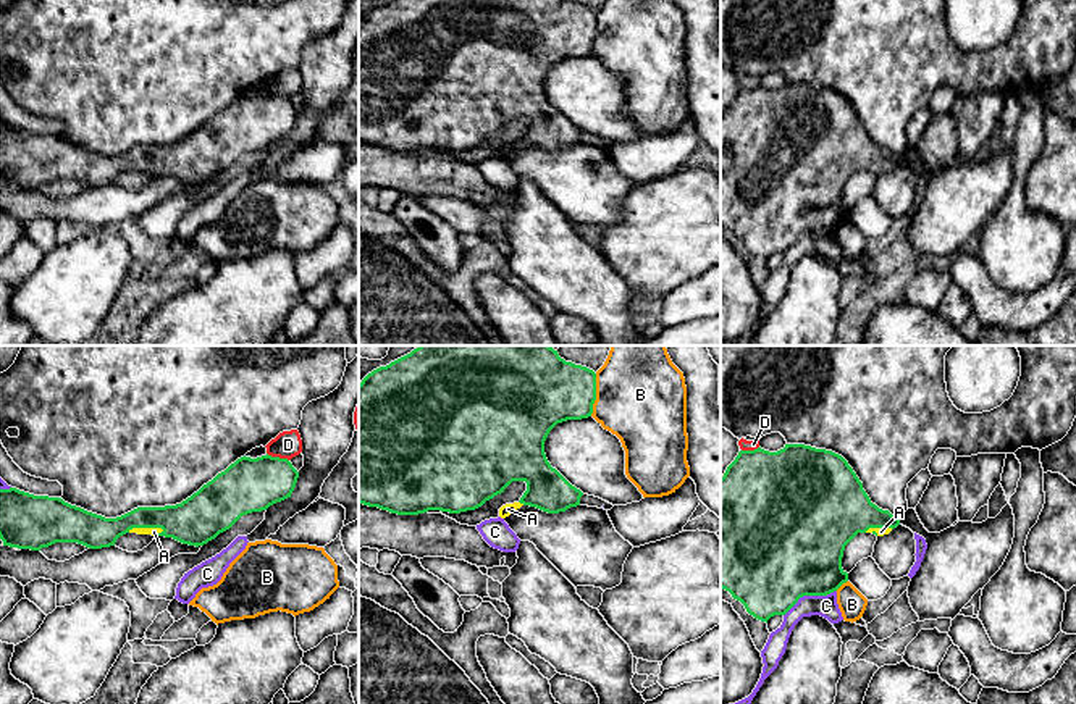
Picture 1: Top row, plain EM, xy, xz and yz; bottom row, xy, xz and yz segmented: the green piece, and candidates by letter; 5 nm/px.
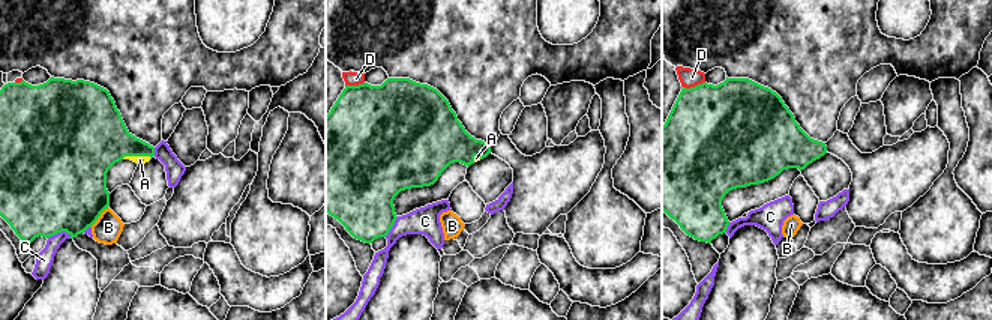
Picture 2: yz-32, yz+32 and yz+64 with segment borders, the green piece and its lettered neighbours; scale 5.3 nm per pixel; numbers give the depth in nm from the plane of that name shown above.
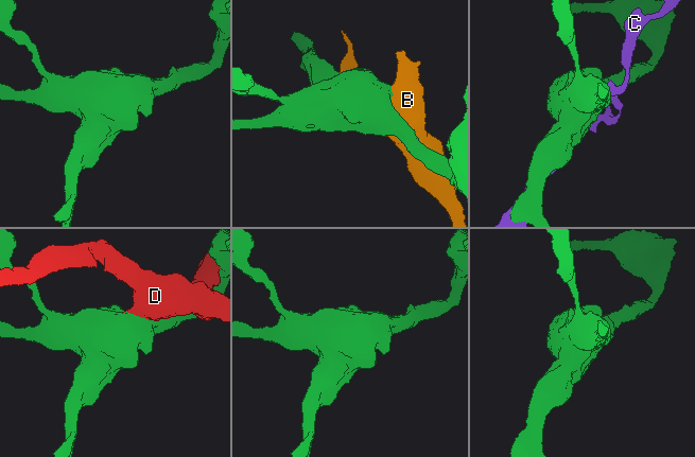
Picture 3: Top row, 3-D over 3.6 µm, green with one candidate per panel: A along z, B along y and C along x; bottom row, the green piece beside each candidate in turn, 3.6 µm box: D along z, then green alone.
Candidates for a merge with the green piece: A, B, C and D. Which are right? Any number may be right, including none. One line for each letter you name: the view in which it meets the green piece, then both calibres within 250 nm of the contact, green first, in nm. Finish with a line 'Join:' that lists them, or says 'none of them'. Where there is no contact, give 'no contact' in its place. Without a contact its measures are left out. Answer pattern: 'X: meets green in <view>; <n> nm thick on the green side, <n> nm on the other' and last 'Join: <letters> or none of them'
A: meets green in xy; 240 nm thick on the green side, 50 nm on the other
Join: A

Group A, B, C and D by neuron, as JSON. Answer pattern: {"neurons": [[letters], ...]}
{"neurons": [["A"], ["B"], ["C"], ["D"]]}

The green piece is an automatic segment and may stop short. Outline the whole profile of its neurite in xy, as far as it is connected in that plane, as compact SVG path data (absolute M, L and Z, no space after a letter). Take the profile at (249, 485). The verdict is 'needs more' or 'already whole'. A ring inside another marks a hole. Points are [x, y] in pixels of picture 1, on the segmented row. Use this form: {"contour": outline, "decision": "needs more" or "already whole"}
{"contour": "M244 455L181 504L137 507L116 518L87 512L60 497L0 489L0 539L3 546L31 551L55 543L102 549L115 546L126 533L137 533L199 547L242 515L291 497L297 478L299 471L288 459Z", "decision": "needs more"}

